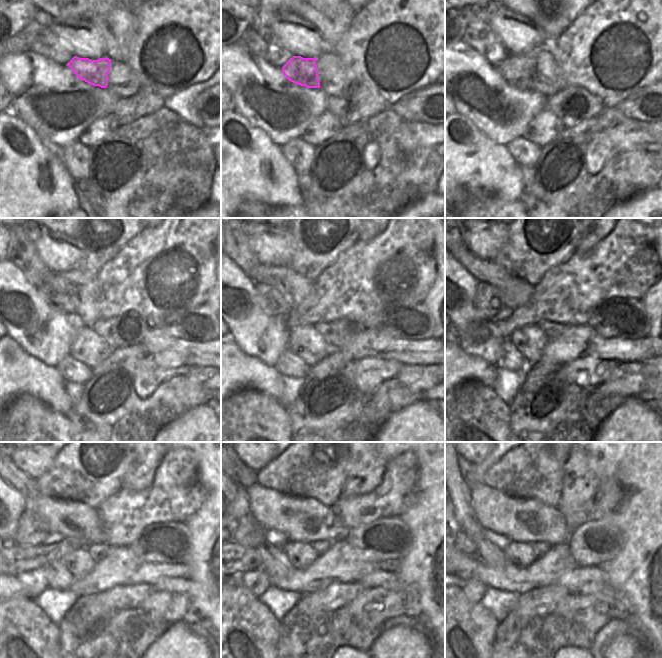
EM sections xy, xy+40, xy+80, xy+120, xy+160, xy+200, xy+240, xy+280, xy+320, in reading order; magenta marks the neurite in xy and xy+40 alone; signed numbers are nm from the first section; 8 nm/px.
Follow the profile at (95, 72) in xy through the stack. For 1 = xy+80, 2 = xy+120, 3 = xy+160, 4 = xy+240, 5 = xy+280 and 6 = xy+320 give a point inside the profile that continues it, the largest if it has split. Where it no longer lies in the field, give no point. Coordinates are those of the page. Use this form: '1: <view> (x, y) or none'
1: xy+80 (518, 70)
2: xy+120 (60, 293)
3: xy+160 (277, 302)
4: xy+240 (33, 530)
5: xy+280 (250, 533)
6: xy+320 (465, 543)

